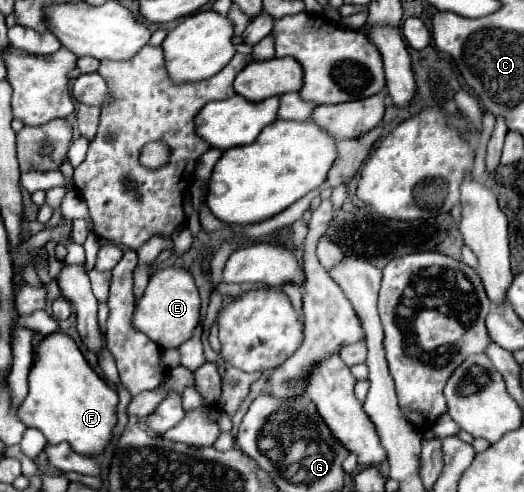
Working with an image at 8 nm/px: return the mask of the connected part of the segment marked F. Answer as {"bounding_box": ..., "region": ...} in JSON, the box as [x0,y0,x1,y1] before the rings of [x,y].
{"bounding_box":[20,330,118,456],"region":[[[56,330],[56,332],[42,338],[40,346],[34,348],[34,366],[30,370],[28,380],[30,380],[30,390],[28,390],[28,396],[24,398],[24,402],[20,404],[20,420],[26,426],[40,430],[44,434],[44,438],[48,440],[48,444],[68,442],[78,454],[96,456],[96,454],[102,454],[106,450],[106,446],[112,440],[112,428],[118,422],[118,418],[116,418],[118,392],[114,388],[110,388],[88,366],[86,358],[82,356],[76,342],[68,334],[64,334],[62,330]]]}

